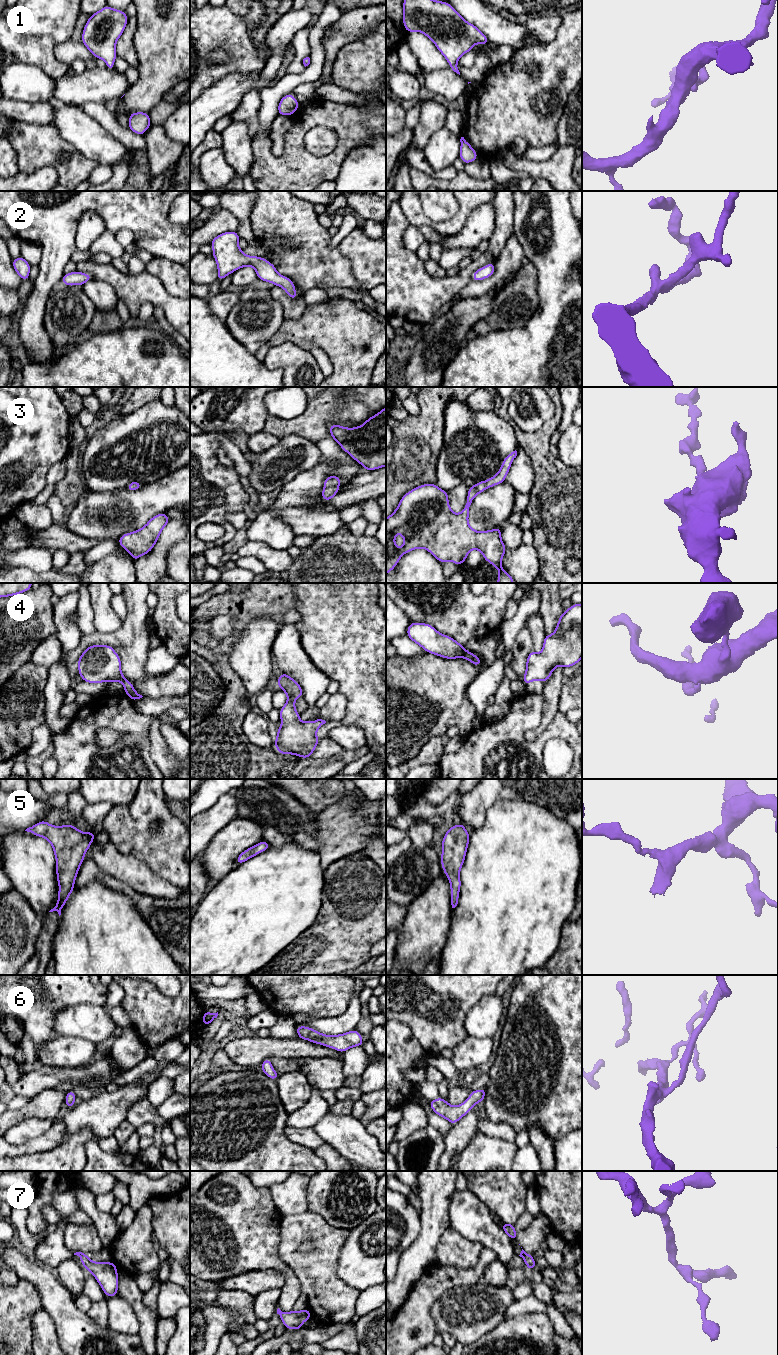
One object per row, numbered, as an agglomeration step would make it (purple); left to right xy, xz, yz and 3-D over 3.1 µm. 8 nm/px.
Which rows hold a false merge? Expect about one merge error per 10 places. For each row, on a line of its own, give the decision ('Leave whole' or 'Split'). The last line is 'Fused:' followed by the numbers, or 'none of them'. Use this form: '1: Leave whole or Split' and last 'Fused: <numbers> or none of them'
1: Leave whole
2: Leave whole
3: Leave whole
4: Leave whole
5: Leave whole
6: Leave whole
7: Leave whole
Fused: none of them

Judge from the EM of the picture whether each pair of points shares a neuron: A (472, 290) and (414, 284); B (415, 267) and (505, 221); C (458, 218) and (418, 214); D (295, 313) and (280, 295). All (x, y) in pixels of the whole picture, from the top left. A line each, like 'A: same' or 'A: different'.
A: different
B: same
C: same
D: same

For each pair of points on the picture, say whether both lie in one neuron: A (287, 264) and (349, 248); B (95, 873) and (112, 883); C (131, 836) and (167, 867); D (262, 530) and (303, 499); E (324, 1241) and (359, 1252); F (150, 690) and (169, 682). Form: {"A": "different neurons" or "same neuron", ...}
{"A": "different neurons", "B": "same neuron", "C": "same neuron", "D": "same neuron", "E": "different neurons", "F": "same neuron"}

